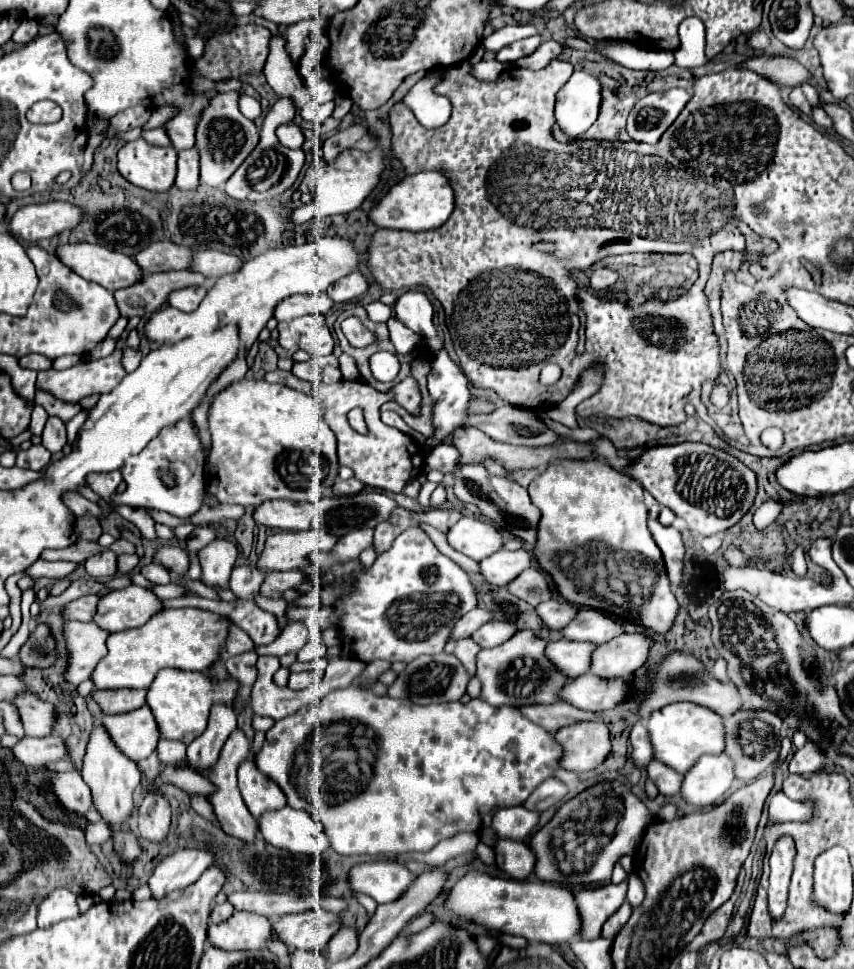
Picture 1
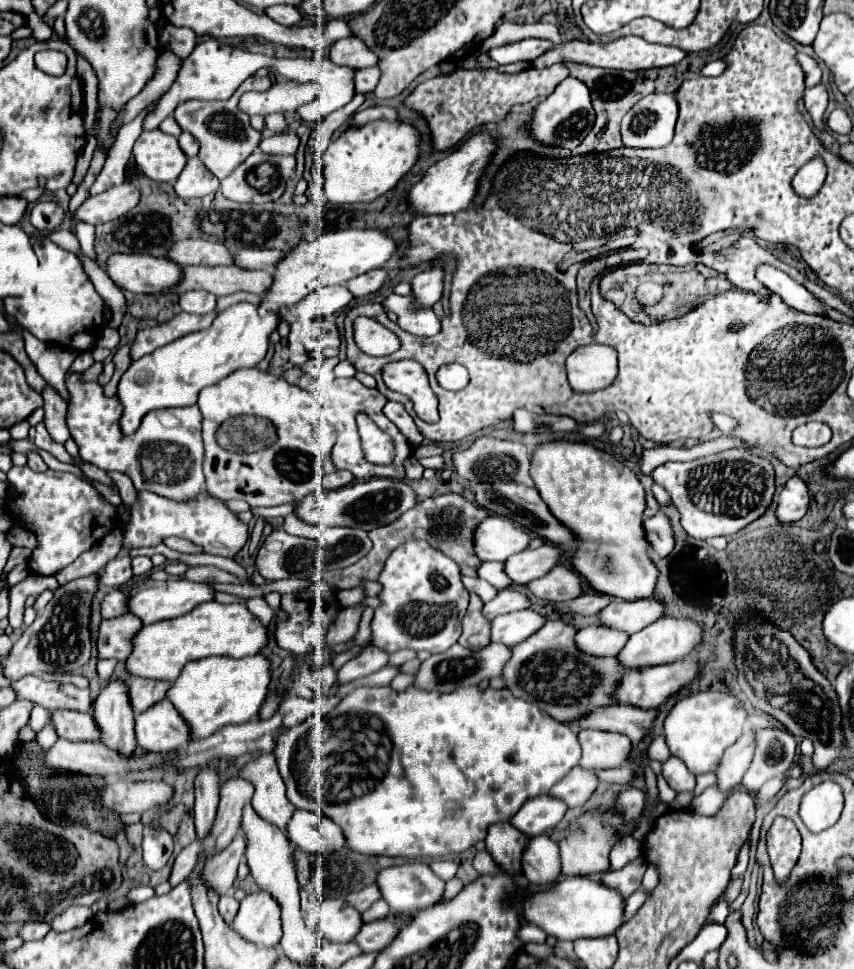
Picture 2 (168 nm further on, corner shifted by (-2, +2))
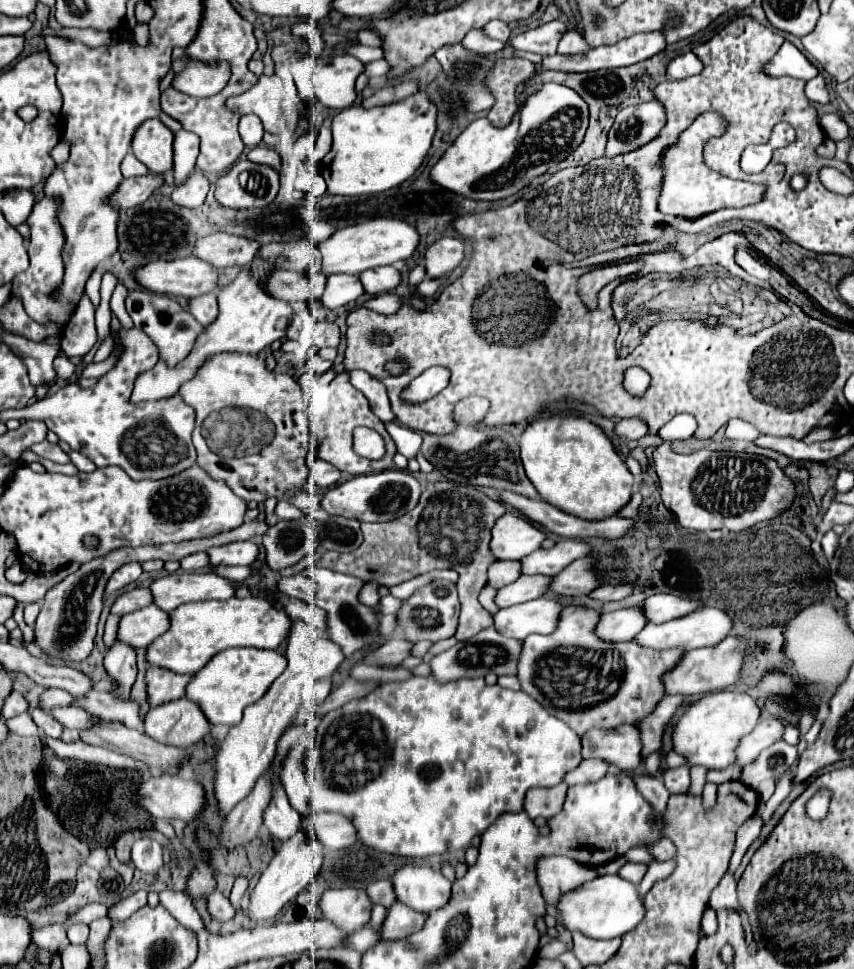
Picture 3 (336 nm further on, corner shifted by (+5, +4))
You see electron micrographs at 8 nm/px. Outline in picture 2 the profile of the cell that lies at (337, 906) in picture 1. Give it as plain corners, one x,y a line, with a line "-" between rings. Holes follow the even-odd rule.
372,884
372,886
366,886
366,888
358,890
358,892
350,892
350,894
344,896
342,900
344,900
348,906
352,906
354,910
358,910
358,912
366,912
366,910
372,906
372,902
376,902
378,898
382,898
382,896
380,896
380,890
376,888
376,884

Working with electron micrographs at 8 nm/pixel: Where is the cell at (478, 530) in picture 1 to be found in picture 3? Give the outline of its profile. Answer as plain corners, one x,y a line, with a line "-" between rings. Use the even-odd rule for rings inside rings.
517,512
503,514
493,526
491,550
499,560
521,560
541,548
545,532
535,528

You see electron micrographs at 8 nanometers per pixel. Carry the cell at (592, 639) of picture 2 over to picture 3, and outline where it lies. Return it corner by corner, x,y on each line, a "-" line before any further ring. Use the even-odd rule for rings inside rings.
641,606
621,608
601,616
597,634
607,642
625,642
625,640
633,640
639,634
639,630
645,628
647,622
649,620
643,614

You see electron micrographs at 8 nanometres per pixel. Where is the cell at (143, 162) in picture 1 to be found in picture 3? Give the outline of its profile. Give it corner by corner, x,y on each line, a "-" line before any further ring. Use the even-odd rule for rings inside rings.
151,118
141,124
133,138
133,154
149,168
163,174
173,168
173,132
159,120

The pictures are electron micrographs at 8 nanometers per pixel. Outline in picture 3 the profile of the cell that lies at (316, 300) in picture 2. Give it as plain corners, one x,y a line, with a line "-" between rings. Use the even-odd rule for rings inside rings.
331,274
325,294
321,298
325,308
339,308
349,302
355,302
359,296
365,294
359,276
353,274

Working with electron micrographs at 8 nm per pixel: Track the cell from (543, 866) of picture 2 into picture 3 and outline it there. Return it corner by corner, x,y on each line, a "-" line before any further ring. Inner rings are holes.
547,856
537,864
537,878
543,896
549,906
557,906
561,896
579,888
587,880
593,880
597,870
591,866
577,864
567,856

